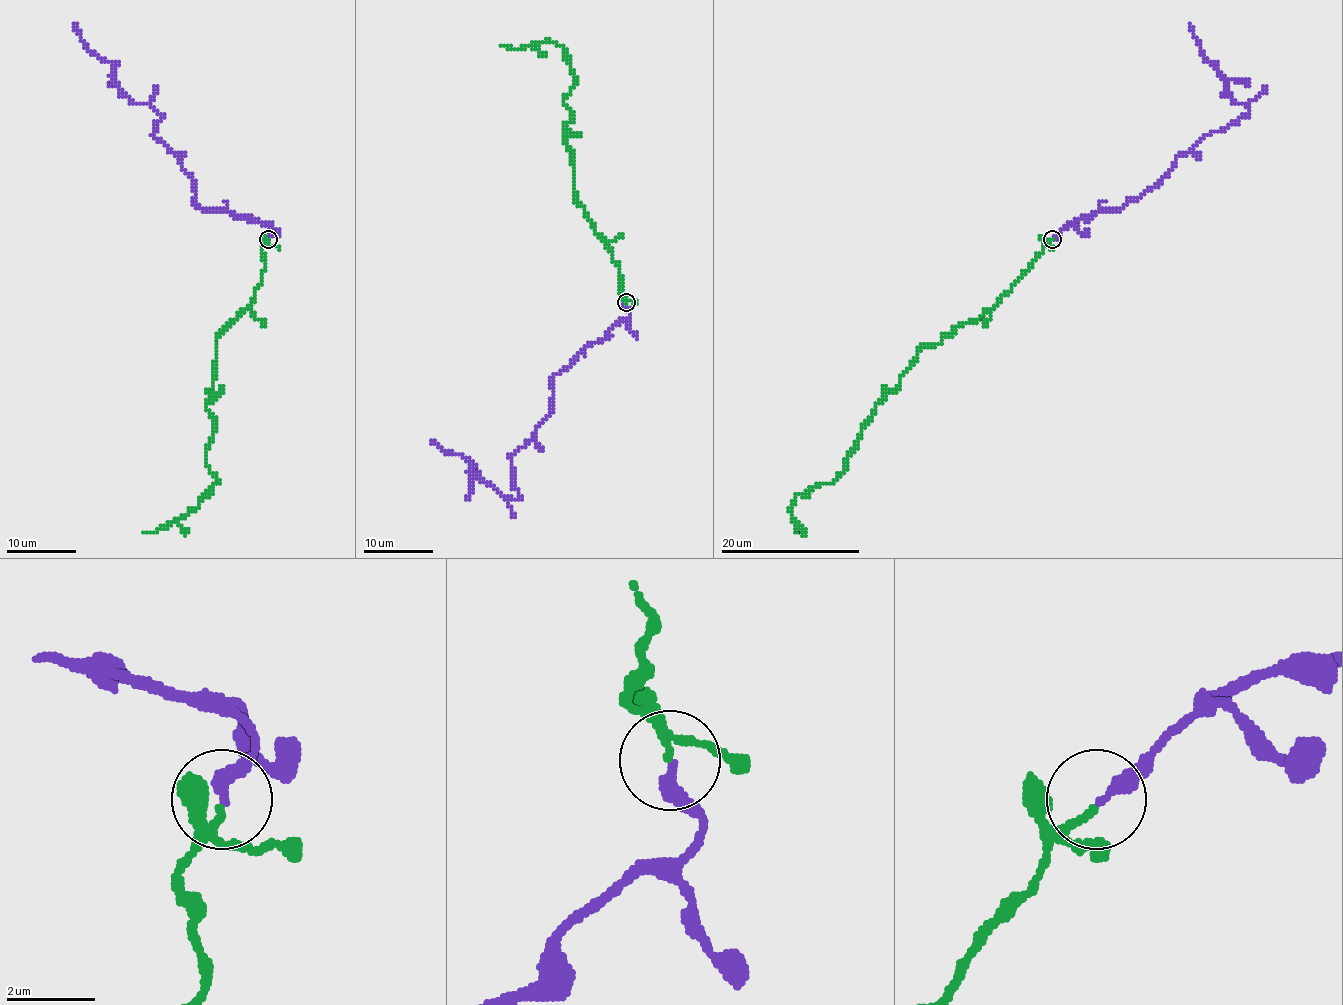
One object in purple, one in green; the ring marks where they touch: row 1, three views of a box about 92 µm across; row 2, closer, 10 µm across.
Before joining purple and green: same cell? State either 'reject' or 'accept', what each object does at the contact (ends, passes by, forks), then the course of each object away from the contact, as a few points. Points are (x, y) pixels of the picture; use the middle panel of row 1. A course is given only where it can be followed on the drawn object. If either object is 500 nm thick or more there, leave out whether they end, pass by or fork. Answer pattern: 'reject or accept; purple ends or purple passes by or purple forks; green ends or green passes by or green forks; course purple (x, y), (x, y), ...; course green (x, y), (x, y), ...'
accept; purple ends; green passes by; course purple (625, 303), (630, 313), (552, 376), (552, 409), (510, 456), (515, 498), (500, 495), (459, 455), (432, 441); course green (625, 303), (611, 249), (573, 190), (564, 97), (575, 85), (566, 50), (554, 41), (501, 46)

